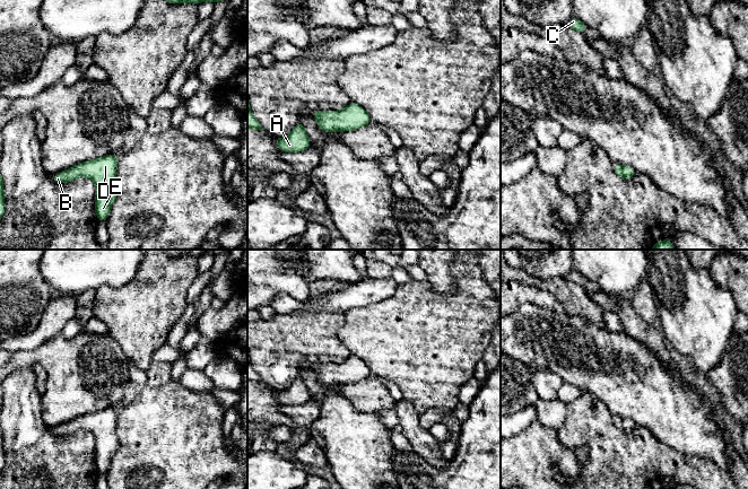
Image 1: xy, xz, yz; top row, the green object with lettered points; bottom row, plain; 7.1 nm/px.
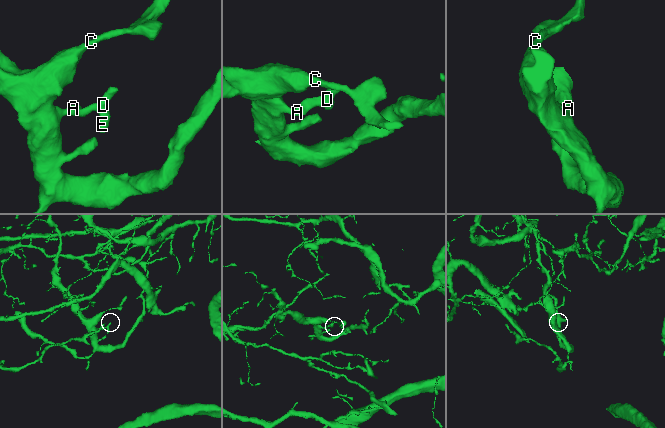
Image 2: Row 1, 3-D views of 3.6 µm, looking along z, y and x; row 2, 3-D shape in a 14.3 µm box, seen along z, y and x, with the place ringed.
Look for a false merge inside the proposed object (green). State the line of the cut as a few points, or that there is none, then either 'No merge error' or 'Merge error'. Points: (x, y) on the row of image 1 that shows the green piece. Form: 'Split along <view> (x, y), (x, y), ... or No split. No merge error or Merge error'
No split. No merge error

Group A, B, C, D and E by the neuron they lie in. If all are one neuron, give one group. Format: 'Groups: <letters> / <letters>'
Groups: A B C D E

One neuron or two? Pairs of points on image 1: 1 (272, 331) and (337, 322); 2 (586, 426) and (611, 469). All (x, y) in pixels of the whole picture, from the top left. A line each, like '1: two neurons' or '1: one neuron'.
1: one neuron
2: one neuron

